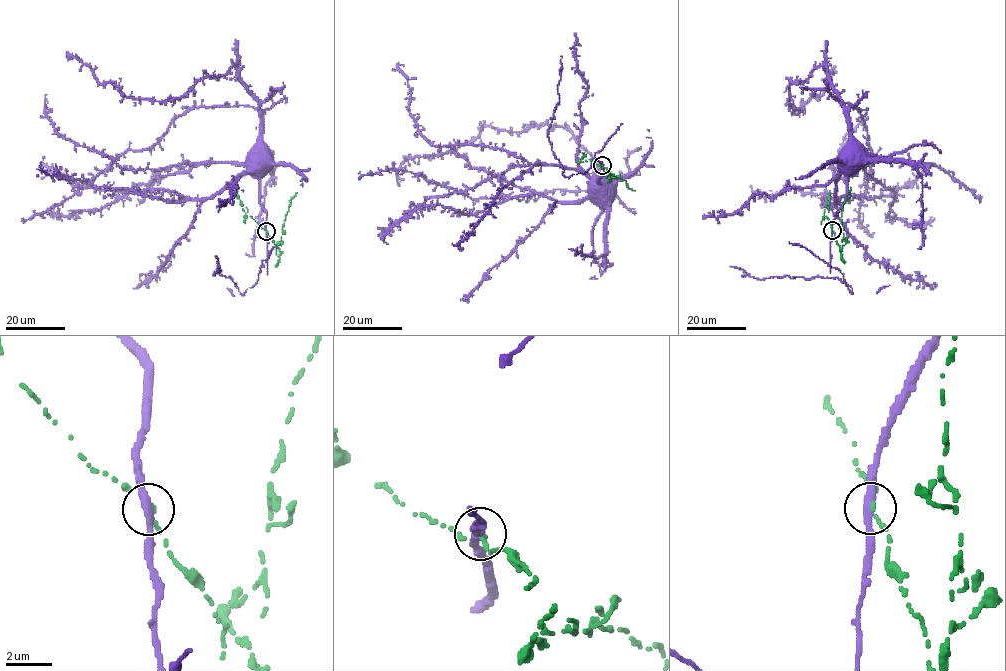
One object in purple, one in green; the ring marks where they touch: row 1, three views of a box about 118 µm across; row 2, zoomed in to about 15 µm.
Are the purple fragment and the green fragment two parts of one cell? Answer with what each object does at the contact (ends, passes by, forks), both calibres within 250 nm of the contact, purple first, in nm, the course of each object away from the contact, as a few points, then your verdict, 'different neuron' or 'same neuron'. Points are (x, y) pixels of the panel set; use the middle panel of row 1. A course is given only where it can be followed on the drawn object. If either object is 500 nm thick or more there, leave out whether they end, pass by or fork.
purple passes by | green passes by | 340/130 nm | purple via (602, 165), (604, 171), (598, 182), (602, 183), (600, 177), (597, 180) | green via (602, 165), (612, 174), (609, 180), (621, 178), (635, 191) | different neuron

